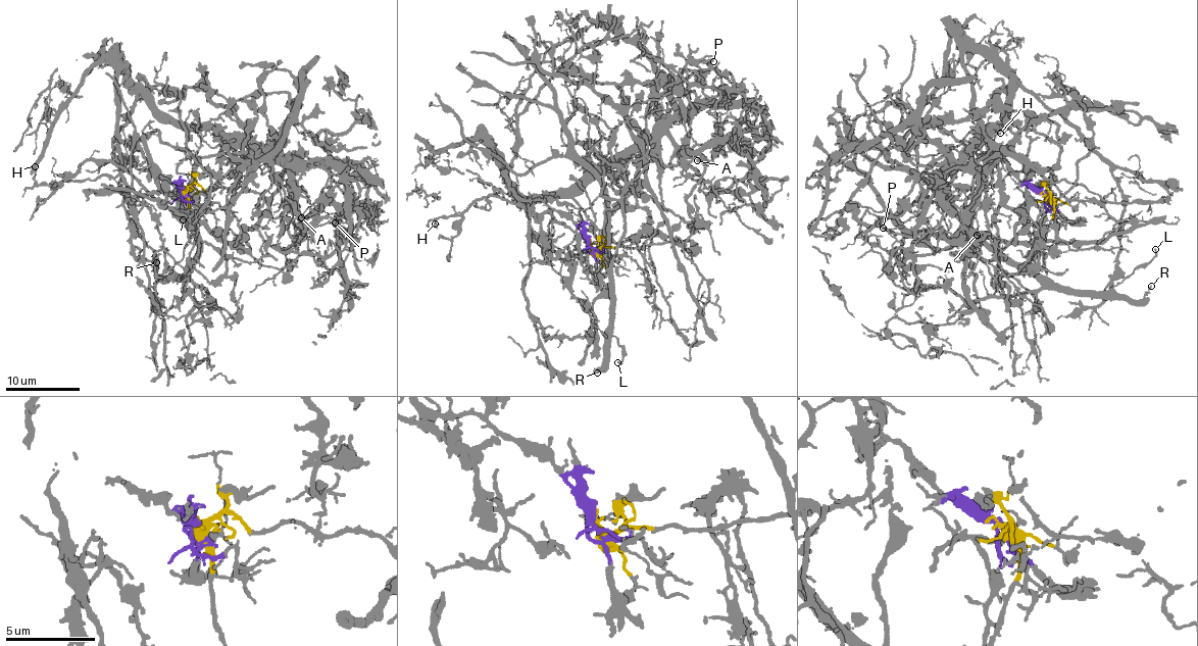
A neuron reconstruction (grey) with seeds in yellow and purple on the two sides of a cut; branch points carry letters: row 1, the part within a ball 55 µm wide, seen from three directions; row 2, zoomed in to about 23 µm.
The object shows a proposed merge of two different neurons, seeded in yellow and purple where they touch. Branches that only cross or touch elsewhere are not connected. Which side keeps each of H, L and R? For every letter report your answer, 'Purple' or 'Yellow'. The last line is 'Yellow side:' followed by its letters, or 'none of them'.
H: Purple
L: Yellow
R: Yellow
Yellow side: L, R

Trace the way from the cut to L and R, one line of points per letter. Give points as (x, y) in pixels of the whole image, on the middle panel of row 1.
L: (590, 245), (601, 257), (607, 251), (607, 245), (610, 300), (607, 333), (622, 347), (621, 360), (617, 361)
R: (590, 245), (601, 257), (607, 251), (607, 245), (610, 300), (606, 357), (597, 371)

